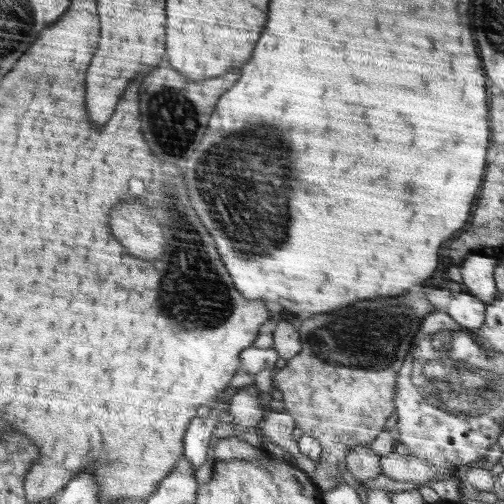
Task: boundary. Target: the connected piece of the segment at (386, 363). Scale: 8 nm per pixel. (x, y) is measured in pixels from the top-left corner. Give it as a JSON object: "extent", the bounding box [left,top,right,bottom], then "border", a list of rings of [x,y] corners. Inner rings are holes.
{"extent":[273,296,436,493],"border":[[[396,296],[362,300],[338,312],[312,316],[302,321],[297,330],[300,335],[300,352],[287,360],[286,365],[273,373],[273,386],[280,390],[283,399],[278,407],[288,411],[296,421],[296,428],[303,434],[313,436],[321,446],[320,459],[315,462],[312,482],[324,493],[328,493],[344,482],[342,472],[347,470],[347,454],[354,444],[368,444],[382,432],[386,418],[394,414],[396,377],[400,364],[412,347],[420,326],[428,314],[436,312],[434,305],[422,296]]]}

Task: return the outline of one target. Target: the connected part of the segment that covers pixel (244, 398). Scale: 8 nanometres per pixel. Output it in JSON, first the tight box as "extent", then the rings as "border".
{"extent":[228,382,266,437],"border":[[[253,382],[248,386],[237,389],[237,391],[232,392],[230,401],[228,414],[232,417],[230,424],[234,426],[236,436],[241,437],[246,428],[258,429],[258,422],[261,422],[266,415],[263,409],[264,405],[262,403],[260,405],[260,388],[258,385]]]}

